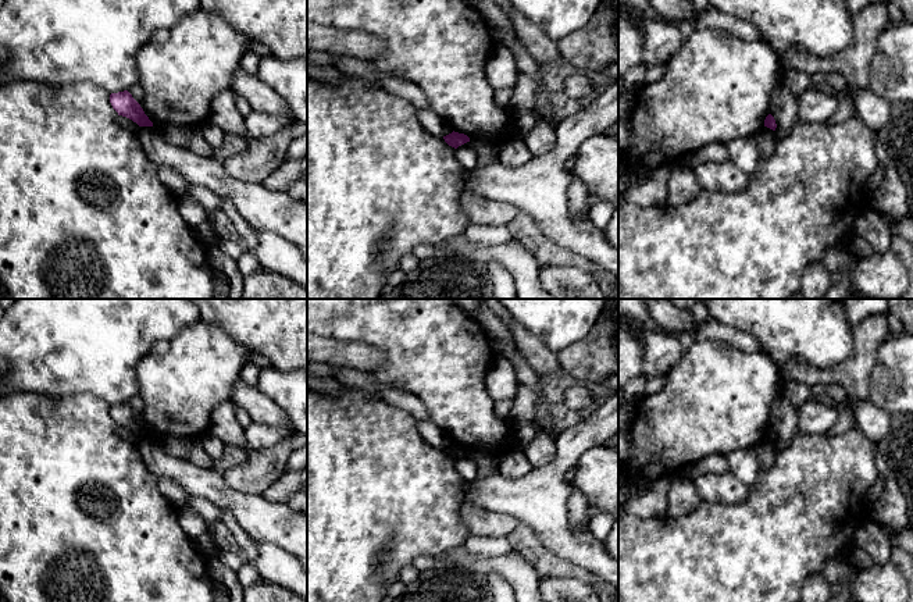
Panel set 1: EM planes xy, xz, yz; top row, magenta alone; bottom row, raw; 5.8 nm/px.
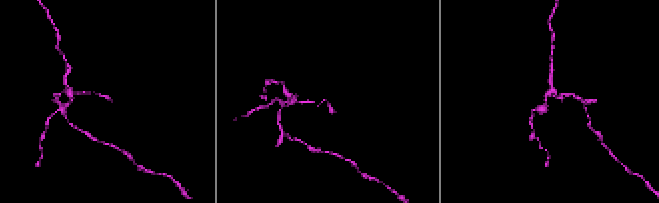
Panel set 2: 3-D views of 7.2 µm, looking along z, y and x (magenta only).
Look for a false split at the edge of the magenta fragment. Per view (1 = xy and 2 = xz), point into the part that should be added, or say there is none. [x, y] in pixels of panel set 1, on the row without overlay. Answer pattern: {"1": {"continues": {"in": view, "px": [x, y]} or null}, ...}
{"1": {"continues": null}, "2": {"continues": null}}

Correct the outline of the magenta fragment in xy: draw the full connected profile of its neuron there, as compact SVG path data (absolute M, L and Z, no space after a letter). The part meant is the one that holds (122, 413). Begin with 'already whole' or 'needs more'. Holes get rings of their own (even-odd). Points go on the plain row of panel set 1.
already whole; M128 402L111 405L110 414L118 427L126 428L139 438L153 438L153 434L145 425L140 416L132 409Z

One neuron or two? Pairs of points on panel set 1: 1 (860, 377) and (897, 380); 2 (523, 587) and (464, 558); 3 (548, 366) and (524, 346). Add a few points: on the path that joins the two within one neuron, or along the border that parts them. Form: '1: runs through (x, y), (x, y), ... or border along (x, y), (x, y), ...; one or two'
1: border along (880, 346), (872, 371), (869, 398); two
2: runs through (509, 572), (502, 565), (480, 565); one
3: runs through (542, 360), (530, 348); one

